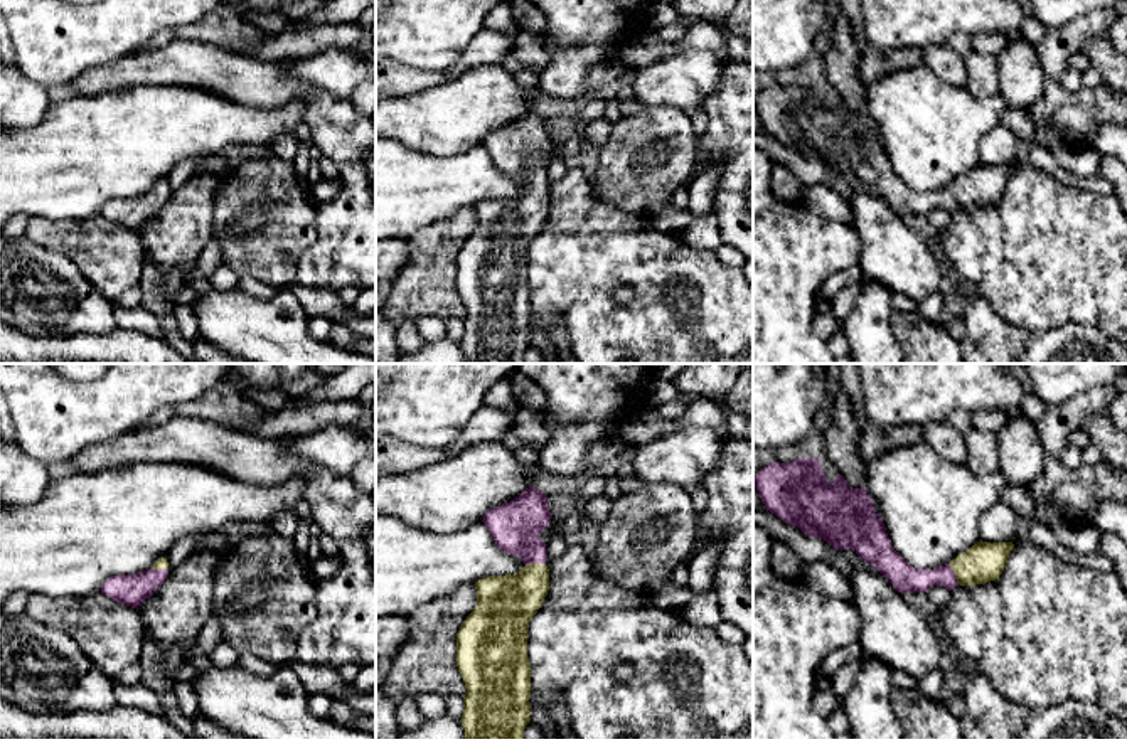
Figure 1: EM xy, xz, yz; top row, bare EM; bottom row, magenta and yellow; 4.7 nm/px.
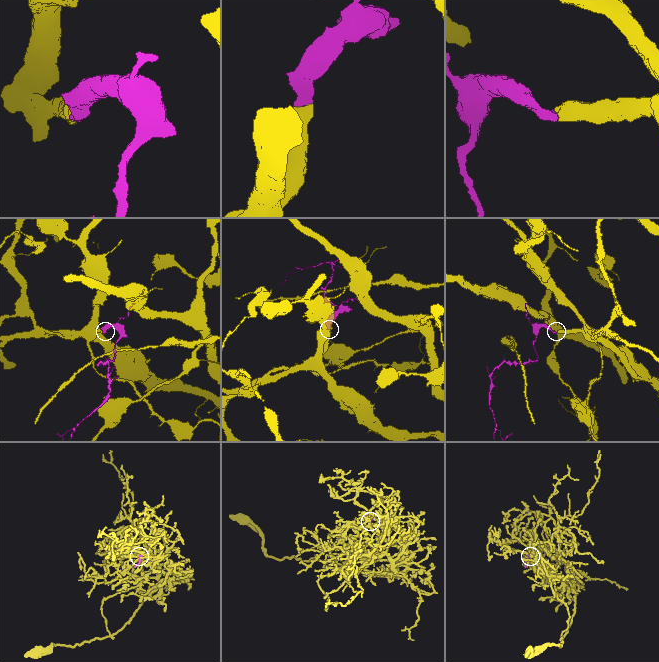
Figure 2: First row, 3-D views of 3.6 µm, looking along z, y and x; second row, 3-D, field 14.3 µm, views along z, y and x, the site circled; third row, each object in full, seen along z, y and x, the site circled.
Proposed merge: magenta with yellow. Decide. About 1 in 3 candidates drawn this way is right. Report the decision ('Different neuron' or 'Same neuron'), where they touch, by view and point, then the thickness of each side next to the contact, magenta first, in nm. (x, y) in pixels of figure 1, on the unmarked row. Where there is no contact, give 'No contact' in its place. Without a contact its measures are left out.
Same neuron. Touches magenta at xz (534, 184). Thickness 240 nm (magenta) against 280 nm

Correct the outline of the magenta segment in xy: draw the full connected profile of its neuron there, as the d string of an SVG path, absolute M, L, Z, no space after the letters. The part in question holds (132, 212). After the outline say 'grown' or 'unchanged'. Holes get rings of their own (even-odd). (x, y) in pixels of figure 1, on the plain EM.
M158 182L150 192L136 197L121 197L104 204L101 215L116 226L138 231L167 202L168 185Z | grown

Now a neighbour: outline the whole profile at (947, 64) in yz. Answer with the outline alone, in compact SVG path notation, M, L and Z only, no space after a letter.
M948 45L923 49L921 62L943 82L964 88L967 81L965 57Z

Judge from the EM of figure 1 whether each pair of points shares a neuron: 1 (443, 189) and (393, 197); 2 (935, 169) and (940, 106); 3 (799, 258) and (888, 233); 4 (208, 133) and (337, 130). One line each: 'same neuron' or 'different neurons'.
1: same neuron
2: same neuron
3: different neurons
4: different neurons

